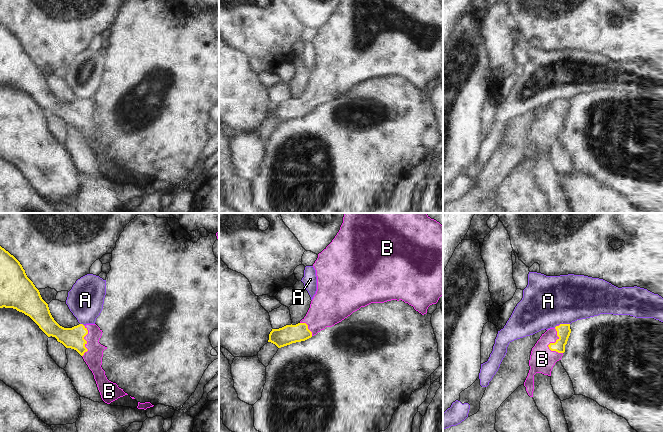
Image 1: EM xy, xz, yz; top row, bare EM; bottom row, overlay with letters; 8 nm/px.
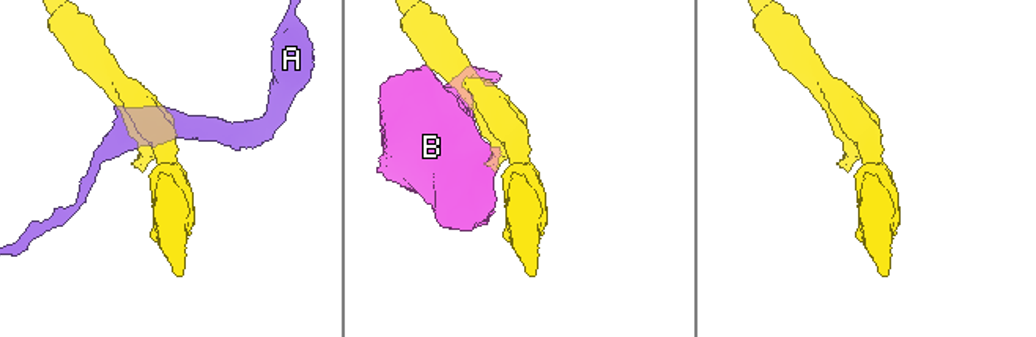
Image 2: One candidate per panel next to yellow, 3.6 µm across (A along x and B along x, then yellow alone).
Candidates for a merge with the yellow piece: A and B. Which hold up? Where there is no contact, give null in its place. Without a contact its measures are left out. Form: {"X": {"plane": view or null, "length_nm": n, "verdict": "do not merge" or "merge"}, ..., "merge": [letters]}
{"A": {"plane": "yz", "length_nm": 90, "verdict": "do not merge"}, "B": {"plane": "yz", "length_nm": 220, "verdict": "merge"}, "merge": ["B"]}

